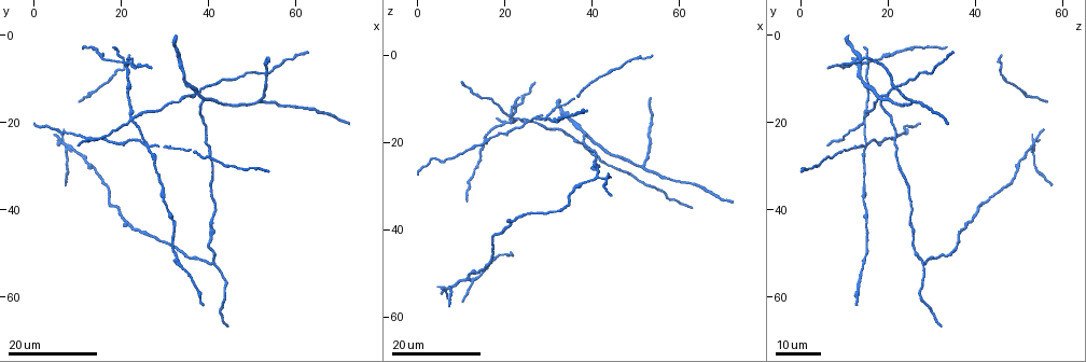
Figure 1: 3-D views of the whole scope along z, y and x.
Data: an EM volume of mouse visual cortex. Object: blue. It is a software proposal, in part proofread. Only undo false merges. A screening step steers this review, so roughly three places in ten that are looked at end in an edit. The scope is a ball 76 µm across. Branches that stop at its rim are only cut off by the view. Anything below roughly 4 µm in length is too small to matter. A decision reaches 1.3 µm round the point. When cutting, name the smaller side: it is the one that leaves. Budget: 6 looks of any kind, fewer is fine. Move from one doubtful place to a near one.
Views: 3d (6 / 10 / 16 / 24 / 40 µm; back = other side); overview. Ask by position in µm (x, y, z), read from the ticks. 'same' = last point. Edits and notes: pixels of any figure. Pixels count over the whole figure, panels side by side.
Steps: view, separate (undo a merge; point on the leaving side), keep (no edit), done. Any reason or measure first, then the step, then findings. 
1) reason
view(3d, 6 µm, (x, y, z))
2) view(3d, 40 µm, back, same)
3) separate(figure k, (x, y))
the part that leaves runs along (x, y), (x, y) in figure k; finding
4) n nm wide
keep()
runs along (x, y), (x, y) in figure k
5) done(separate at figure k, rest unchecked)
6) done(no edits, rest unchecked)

arms part here
view(3d, 24 µm, (52.0, 15.5, 25.5))

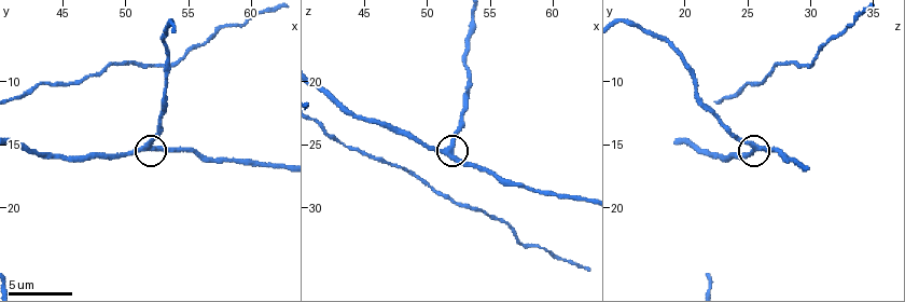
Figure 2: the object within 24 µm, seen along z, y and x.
view(3d, 6 µm, (51.8, 15.2, 25.8))

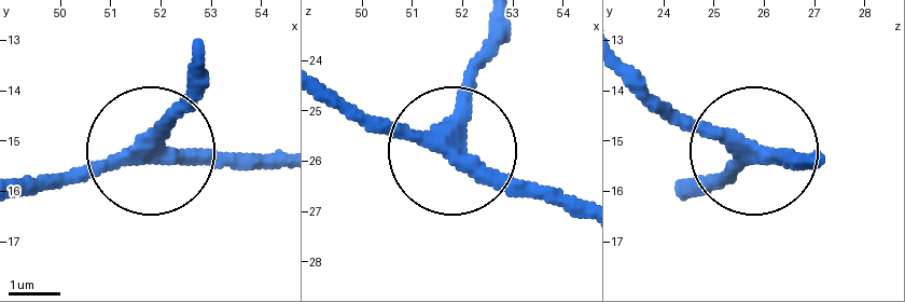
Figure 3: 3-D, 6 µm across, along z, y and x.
310 nm wide
keep()
runs along (319, 82), (371, 117), (443, 138), (486, 23) in figure 3; all the same neuron

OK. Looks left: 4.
four arms meet
view(3d, 24 µm, (22.0, 19.0, 14.5))

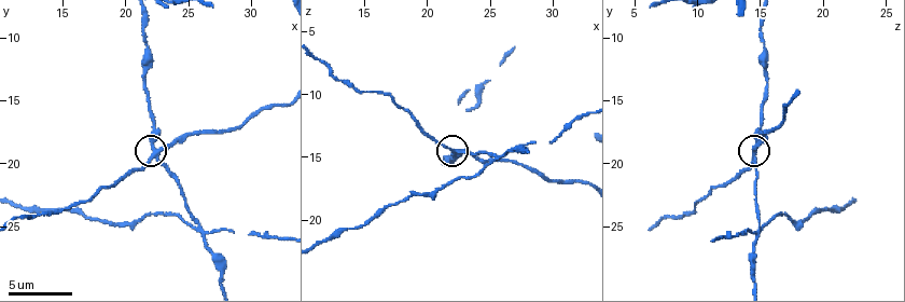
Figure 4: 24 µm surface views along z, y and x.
view(3d, 10 µm, (22.4, 19.2, 14.4))

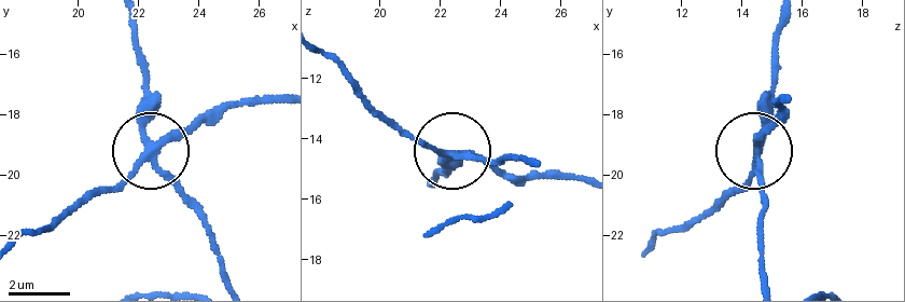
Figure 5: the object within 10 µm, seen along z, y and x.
side arm 38 µm; 4 arms
separate(figure 5, (188, 129))
a second neuron is stuck on

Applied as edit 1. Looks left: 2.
view(3d, 24 µm, (38.5, 15.0, 18.5))

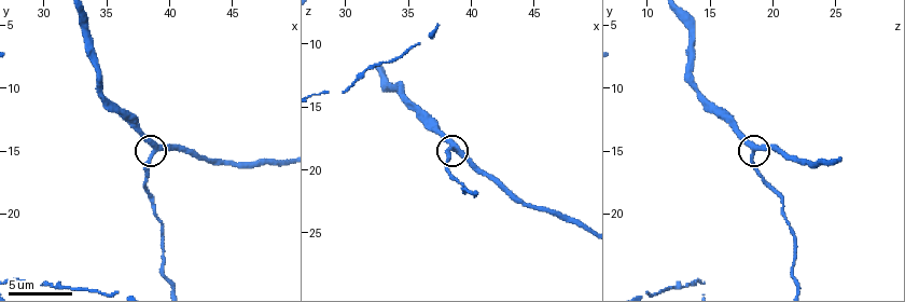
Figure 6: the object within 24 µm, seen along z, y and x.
closer look
view(3d, 10 µm, (39.0, 14.6, 18.8))

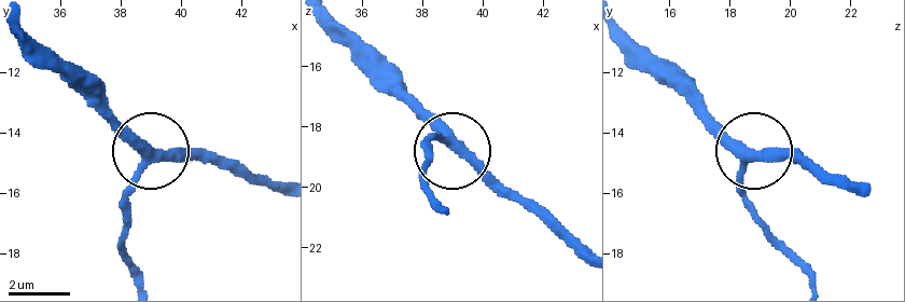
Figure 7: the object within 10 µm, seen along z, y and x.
side arm 41 µm; 3 arms
keep()
continuous, no second neuron

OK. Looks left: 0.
done(separate at figure 5, rest unchecked)

